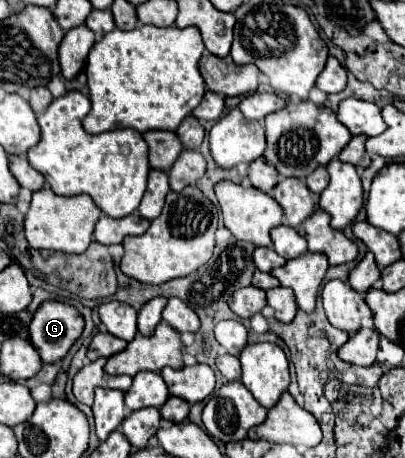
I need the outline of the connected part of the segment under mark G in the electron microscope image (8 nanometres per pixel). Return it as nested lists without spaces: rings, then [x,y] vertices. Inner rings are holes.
[[[45,301],[35,311],[29,325],[29,341],[39,351],[43,363],[61,361],[83,333],[79,311],[61,301]]]

